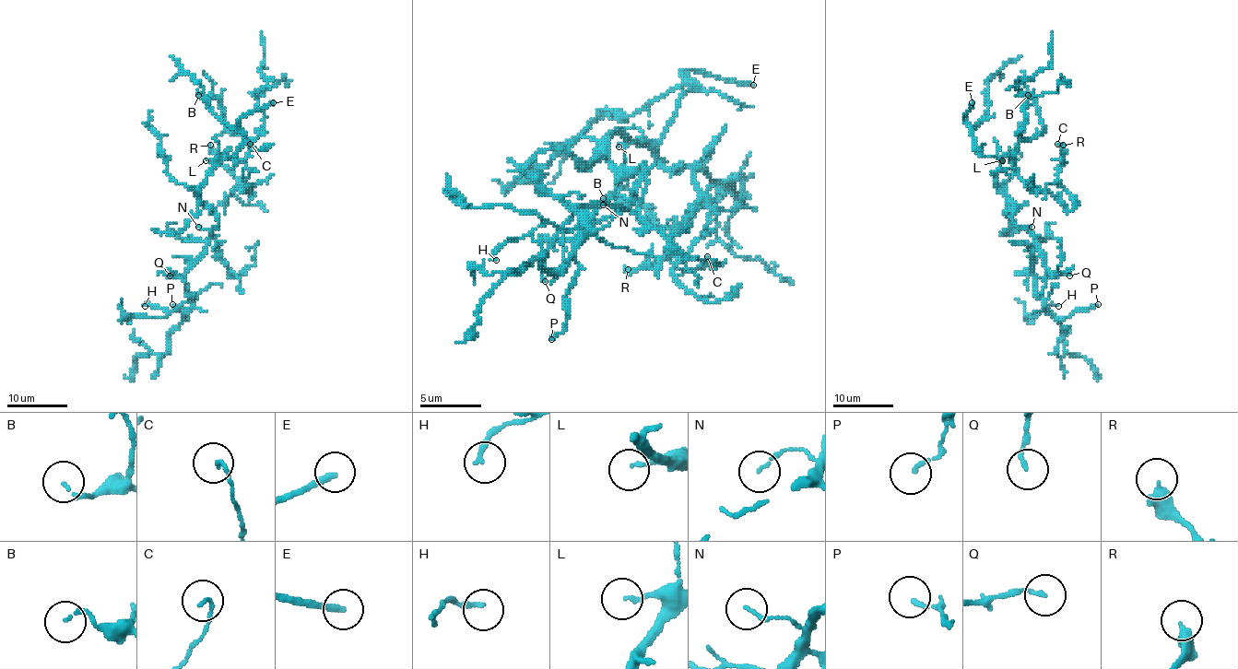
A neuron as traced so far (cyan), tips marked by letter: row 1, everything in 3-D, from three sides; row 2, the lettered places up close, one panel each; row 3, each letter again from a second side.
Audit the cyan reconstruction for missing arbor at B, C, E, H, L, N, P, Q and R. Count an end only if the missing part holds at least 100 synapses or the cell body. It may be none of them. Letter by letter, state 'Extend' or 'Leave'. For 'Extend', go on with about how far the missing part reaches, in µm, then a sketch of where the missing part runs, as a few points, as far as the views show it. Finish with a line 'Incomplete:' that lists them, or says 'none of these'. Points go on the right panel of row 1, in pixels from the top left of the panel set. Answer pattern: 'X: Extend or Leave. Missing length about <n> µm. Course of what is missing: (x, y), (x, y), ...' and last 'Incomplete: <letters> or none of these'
B: Leave
C: Leave
E: Extend. Missing length about 50 µm. Course of what is missing: (972, 102), (969, 86), (957, 69), (941, 95), (929, 99), (912, 81), (902, 81), (868, 60), (858, 46)
H: Leave
L: Leave
N: Leave
P: Leave
Q: Leave
R: Leave
Incomplete: E

